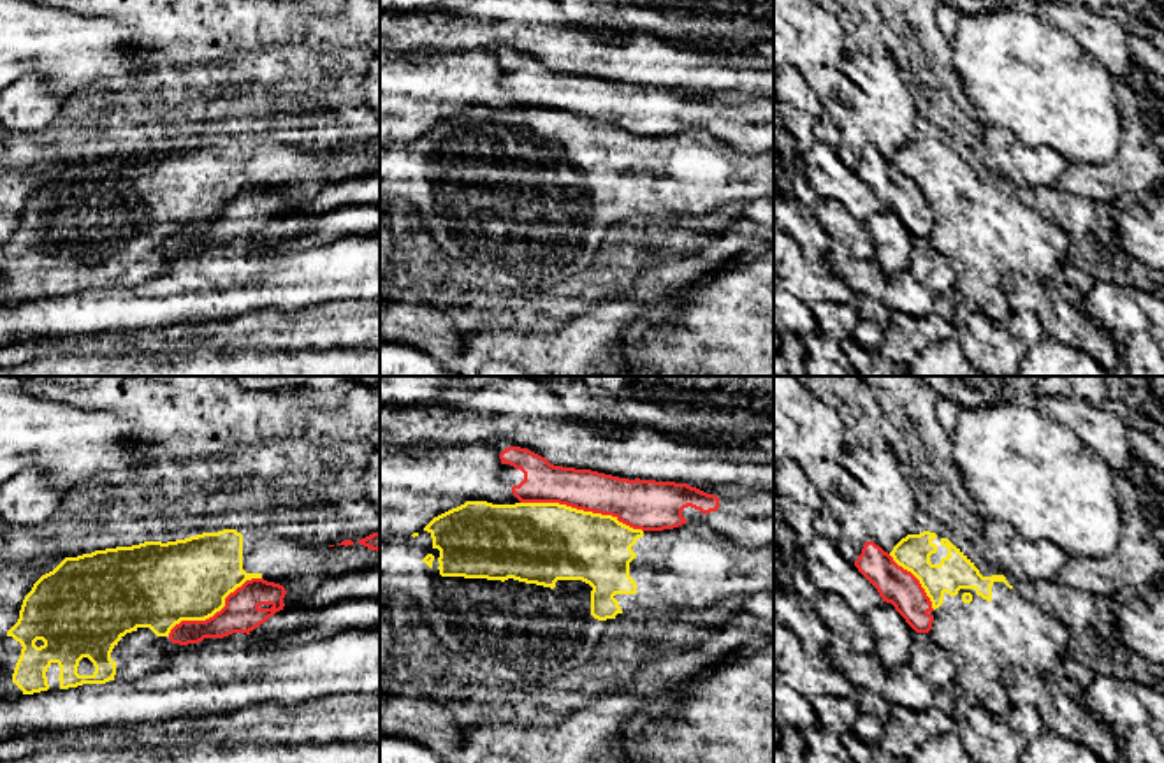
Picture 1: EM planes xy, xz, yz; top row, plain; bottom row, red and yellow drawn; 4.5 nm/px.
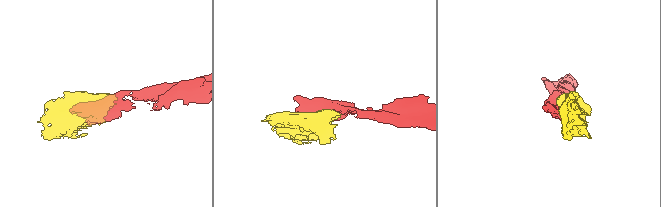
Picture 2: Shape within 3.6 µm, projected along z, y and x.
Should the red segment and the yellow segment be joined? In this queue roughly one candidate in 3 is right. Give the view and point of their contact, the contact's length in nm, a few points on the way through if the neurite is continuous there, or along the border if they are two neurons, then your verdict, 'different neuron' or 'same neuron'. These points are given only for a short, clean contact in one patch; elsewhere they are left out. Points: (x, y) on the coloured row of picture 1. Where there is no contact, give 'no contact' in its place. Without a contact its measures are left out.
xz (582, 508) | 600 nm | different neuron

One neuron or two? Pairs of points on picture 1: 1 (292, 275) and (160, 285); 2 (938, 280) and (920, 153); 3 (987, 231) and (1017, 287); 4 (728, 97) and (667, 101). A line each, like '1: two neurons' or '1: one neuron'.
1: one neuron
2: two neurons
3: two neurons
4: two neurons

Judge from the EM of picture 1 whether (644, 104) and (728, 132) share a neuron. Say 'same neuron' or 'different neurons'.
same neuron

